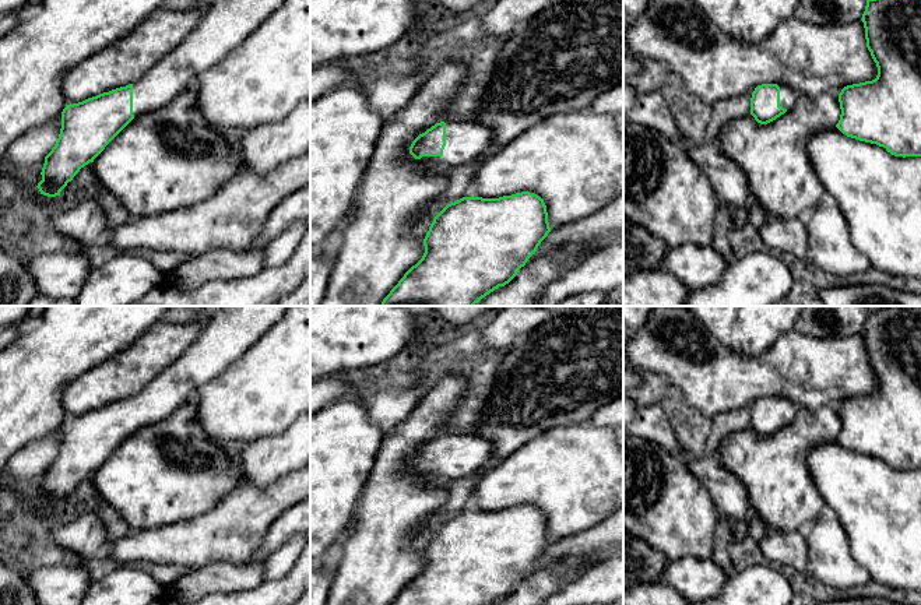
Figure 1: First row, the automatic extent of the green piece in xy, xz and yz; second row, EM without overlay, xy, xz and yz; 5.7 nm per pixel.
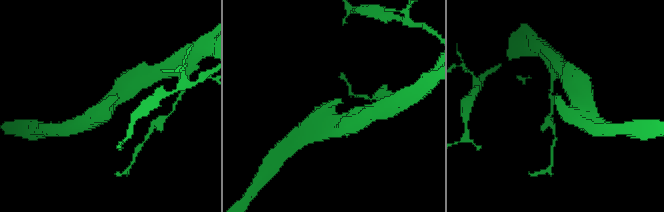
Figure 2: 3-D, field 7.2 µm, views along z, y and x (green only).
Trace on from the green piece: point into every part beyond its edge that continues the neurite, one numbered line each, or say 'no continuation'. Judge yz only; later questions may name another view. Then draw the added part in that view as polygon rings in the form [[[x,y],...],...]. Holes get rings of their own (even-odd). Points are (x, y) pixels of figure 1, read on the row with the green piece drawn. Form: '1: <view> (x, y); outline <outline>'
1: yz (787, 97); outline [[[785,85],[778,87],[780,87],[780,106],[790,110],[798,98],[798,92]]]

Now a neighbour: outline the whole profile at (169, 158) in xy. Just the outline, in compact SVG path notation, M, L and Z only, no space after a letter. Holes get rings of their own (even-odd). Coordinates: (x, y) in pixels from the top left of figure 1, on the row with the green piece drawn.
M191 87L166 106L134 117L94 159L94 172L130 217L158 215L204 201L232 179L238 173L239 143L245 134L210 124Z

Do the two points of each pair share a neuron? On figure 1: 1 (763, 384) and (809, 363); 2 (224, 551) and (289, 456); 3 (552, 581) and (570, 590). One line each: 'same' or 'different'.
1: same
2: different
3: different

